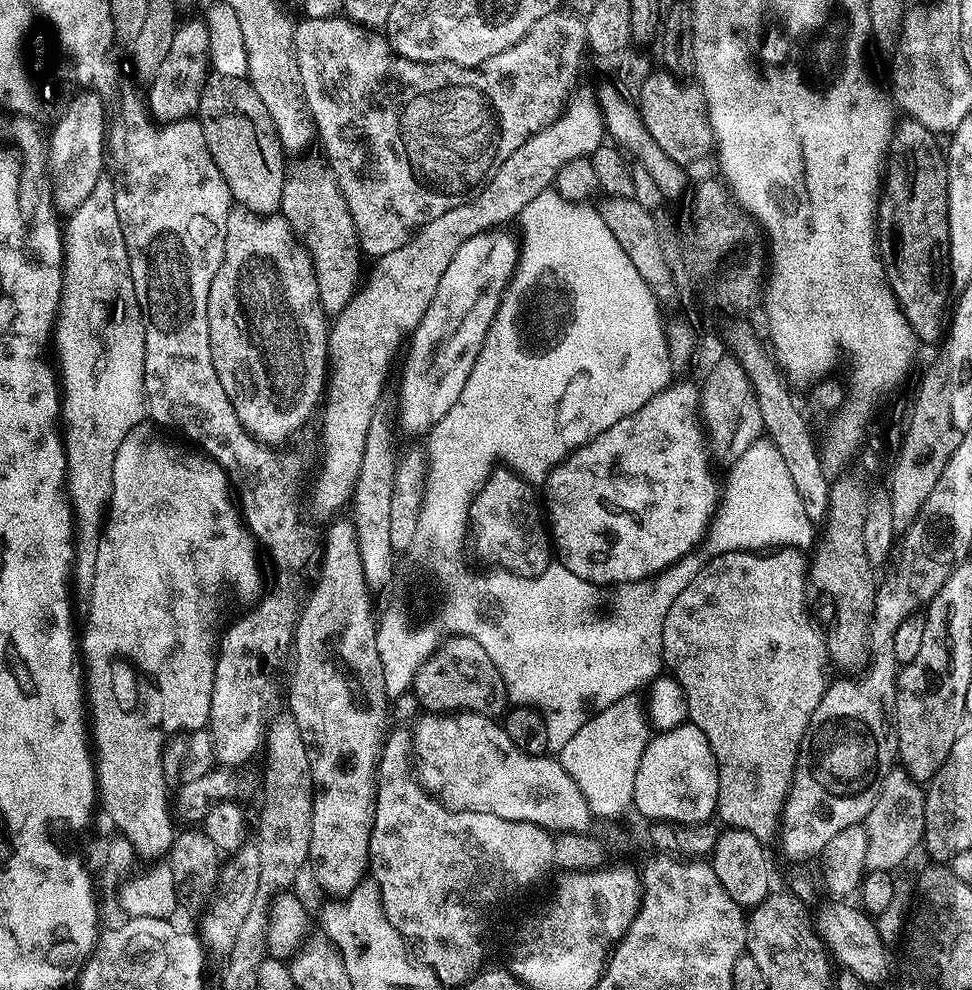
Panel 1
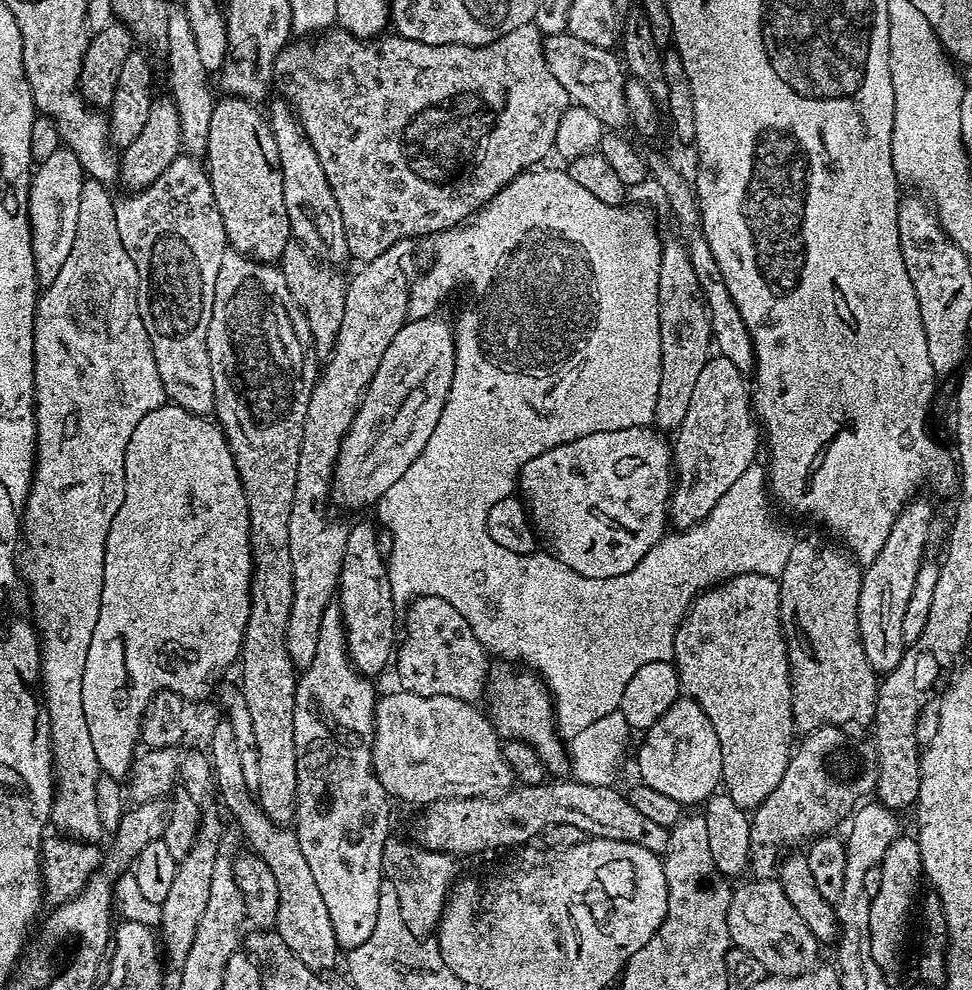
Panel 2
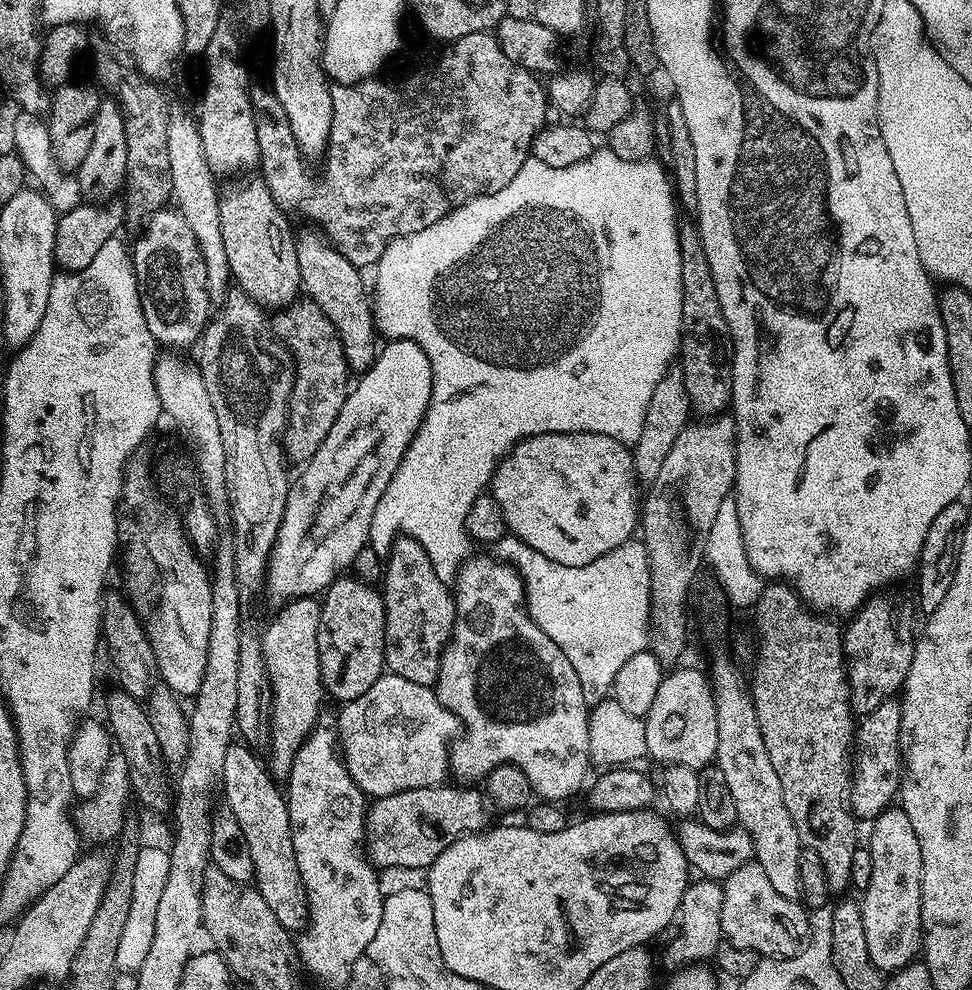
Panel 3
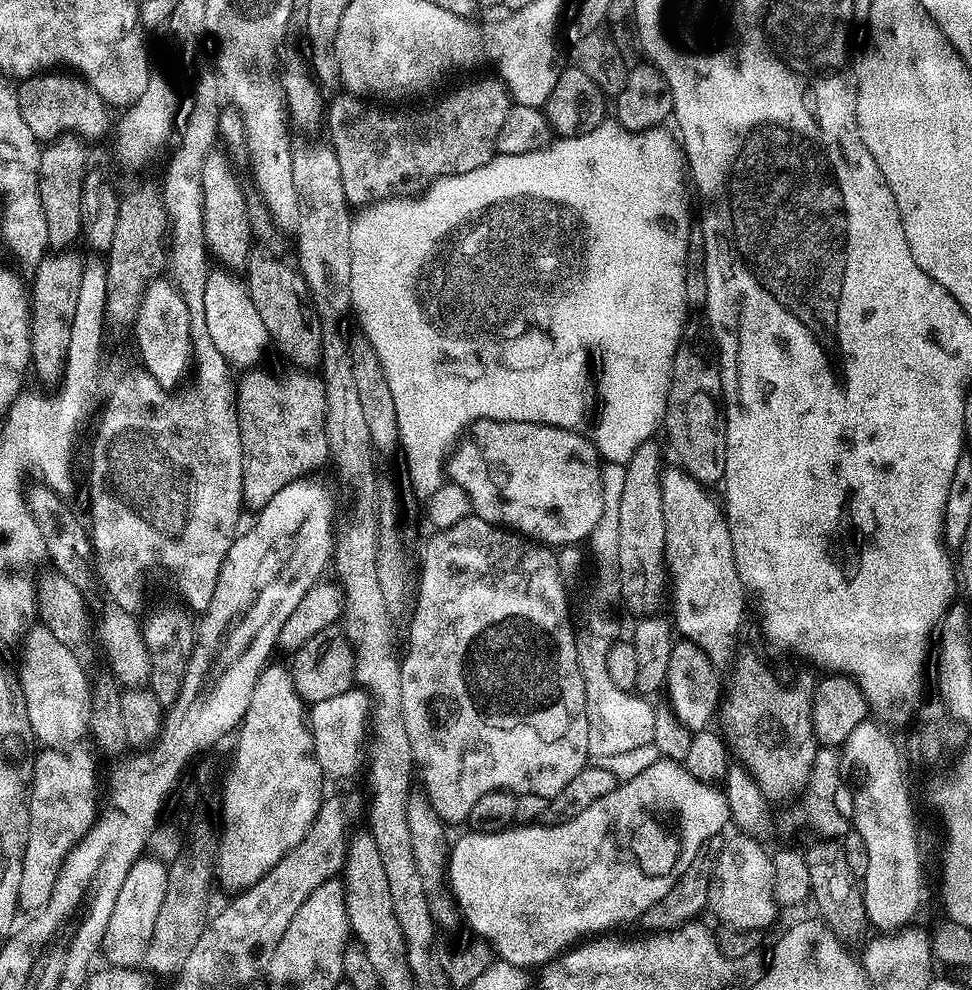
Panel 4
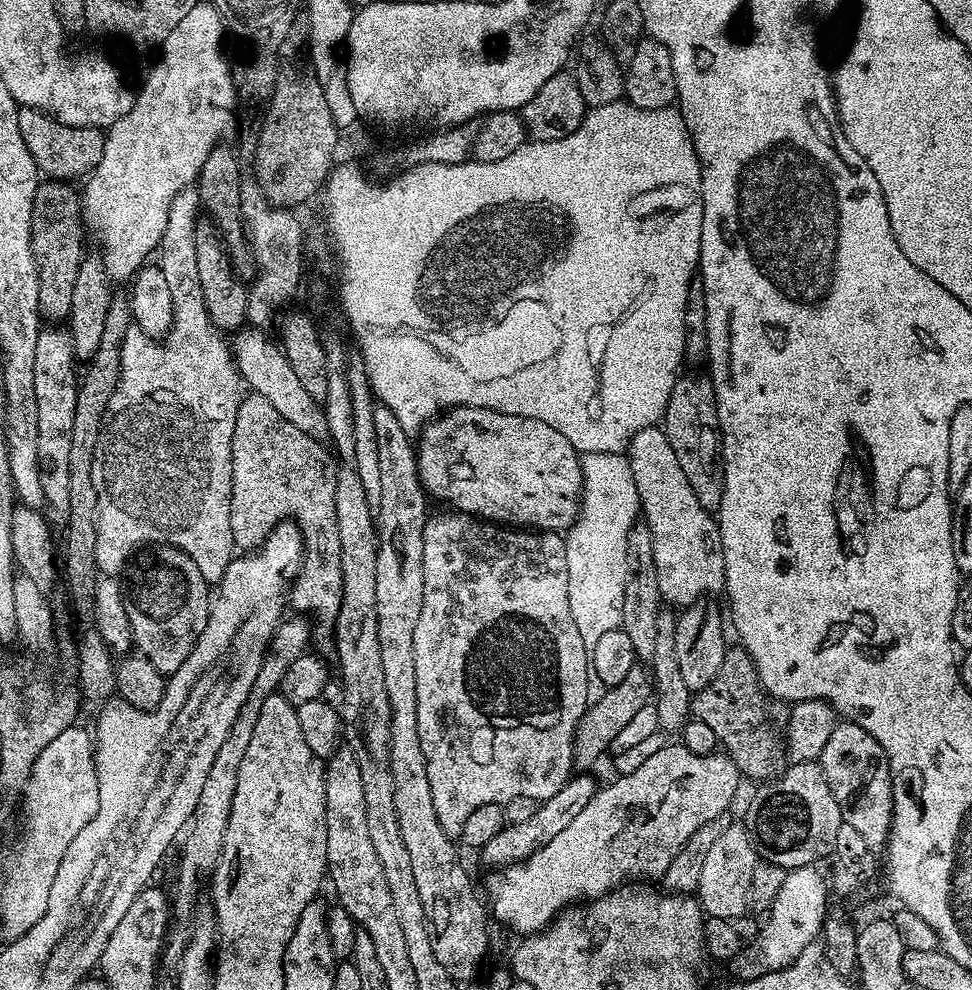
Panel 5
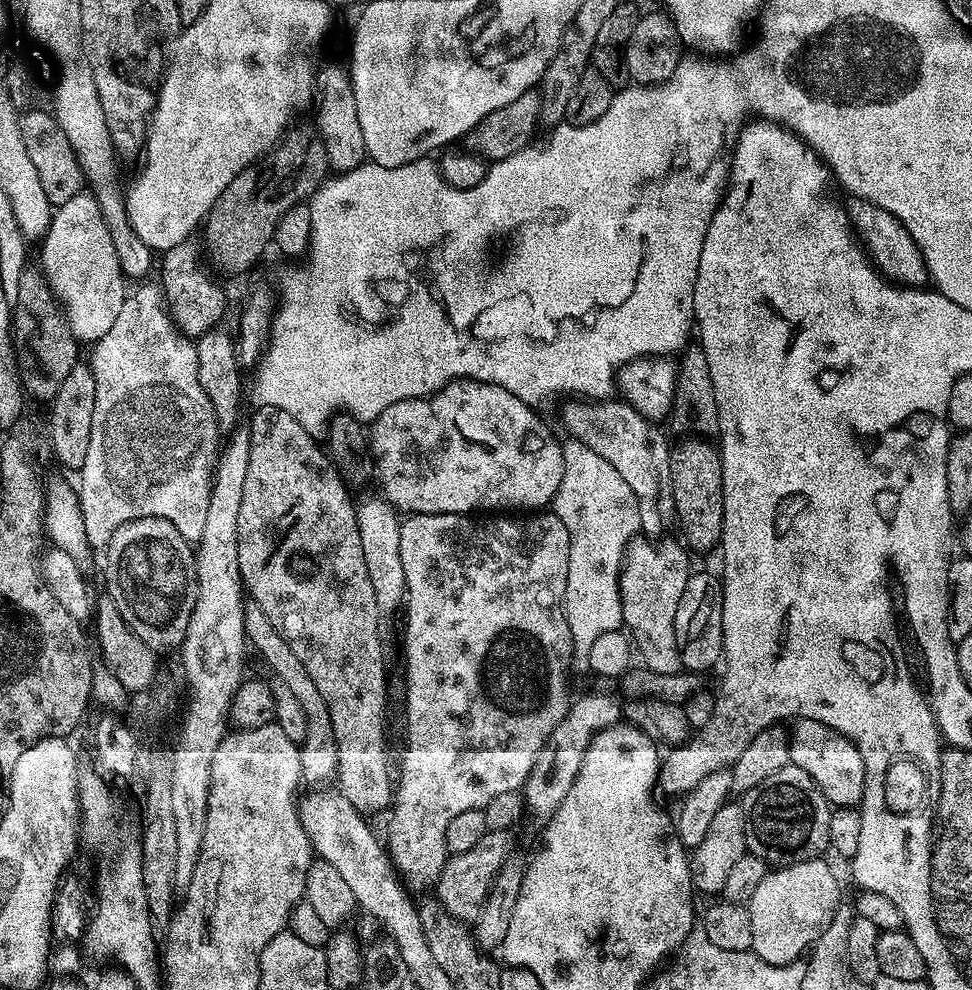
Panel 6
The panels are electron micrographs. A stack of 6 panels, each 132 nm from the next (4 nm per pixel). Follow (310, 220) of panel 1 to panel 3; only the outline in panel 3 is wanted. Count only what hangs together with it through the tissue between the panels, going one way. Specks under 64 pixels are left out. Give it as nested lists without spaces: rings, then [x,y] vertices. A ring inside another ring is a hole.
[[[297,298],[283,309],[282,316],[288,323],[288,336],[296,340],[290,344],[294,353],[294,379],[292,382],[292,401],[288,404],[288,425],[284,428],[282,447],[289,457],[299,462],[307,461],[320,449],[326,434],[330,434],[330,426],[334,426],[334,418],[342,410],[342,402],[350,391],[350,369],[344,357],[344,347],[326,314],[309,298]]]

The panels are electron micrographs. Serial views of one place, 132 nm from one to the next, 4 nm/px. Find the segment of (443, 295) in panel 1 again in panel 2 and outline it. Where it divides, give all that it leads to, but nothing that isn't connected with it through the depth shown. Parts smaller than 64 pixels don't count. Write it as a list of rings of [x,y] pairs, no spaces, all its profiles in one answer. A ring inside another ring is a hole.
[[[431,315],[424,317],[423,320],[405,322],[398,330],[398,334],[394,334],[394,342],[390,342],[390,346],[386,346],[386,354],[382,354],[382,362],[378,366],[370,386],[364,391],[364,397],[360,400],[360,409],[356,412],[356,417],[350,426],[350,430],[344,435],[344,441],[336,459],[336,470],[332,478],[333,493],[339,496],[340,492],[340,500],[348,508],[364,508],[367,504],[372,506],[379,502],[386,494],[386,490],[390,490],[390,486],[394,486],[398,482],[398,478],[402,478],[402,474],[406,474],[406,470],[410,470],[410,466],[416,461],[418,454],[422,454],[426,442],[430,442],[430,434],[434,434],[434,426],[438,426],[438,418],[442,418],[442,410],[446,406],[446,398],[450,394],[450,386],[454,378],[456,338],[453,325],[449,321],[447,324],[444,320],[436,319],[435,315]]]

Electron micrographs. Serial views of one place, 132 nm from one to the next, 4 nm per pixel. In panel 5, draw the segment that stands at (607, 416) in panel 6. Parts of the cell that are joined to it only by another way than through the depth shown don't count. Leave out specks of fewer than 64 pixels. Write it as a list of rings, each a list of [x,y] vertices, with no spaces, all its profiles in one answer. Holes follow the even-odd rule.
[[[663,427],[643,428],[634,434],[629,442],[626,455],[630,462],[630,474],[634,474],[634,486],[638,490],[640,511],[643,523],[650,530],[650,542],[654,546],[654,570],[658,574],[661,601],[679,606],[687,606],[696,600],[711,597],[711,592],[724,592],[724,551],[720,537],[720,525],[717,517],[709,509],[704,508],[694,490],[691,489],[686,475],[678,466],[677,455]]]

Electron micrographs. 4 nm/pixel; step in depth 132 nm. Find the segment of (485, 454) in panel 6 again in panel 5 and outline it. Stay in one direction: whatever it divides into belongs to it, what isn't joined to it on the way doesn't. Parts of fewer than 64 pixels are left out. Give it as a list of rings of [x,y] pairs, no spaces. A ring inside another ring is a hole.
[[[478,406],[450,408],[420,429],[414,447],[420,485],[433,501],[445,500],[449,509],[501,526],[549,532],[571,528],[580,515],[581,453],[554,426],[546,426],[538,418],[522,418]]]

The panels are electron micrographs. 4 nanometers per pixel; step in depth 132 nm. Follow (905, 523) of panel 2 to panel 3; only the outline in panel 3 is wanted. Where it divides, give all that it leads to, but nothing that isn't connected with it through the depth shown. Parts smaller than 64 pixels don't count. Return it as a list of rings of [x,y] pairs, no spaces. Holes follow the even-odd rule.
[[[878,596],[869,599],[849,619],[853,620],[848,628],[846,624],[842,632],[845,649],[851,656],[846,664],[848,703],[852,705],[853,713],[860,718],[876,709],[885,698],[895,693],[892,692],[895,688],[897,691],[903,685],[914,651],[914,636],[908,633],[906,625],[900,624],[895,606],[886,597]]]

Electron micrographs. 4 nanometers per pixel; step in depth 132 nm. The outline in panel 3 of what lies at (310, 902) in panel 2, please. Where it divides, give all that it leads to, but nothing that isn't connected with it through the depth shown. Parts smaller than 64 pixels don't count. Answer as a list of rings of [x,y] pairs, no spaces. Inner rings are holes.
[[[246,752],[239,756],[227,755],[221,761],[220,768],[223,774],[225,807],[240,824],[250,848],[250,858],[254,858],[256,891],[262,894],[266,906],[274,910],[274,918],[278,918],[278,922],[287,932],[303,933],[308,927],[308,894],[304,890],[304,883],[300,881],[292,827],[289,824],[289,810],[281,789],[279,792],[274,786],[269,771],[259,771],[255,760]]]

